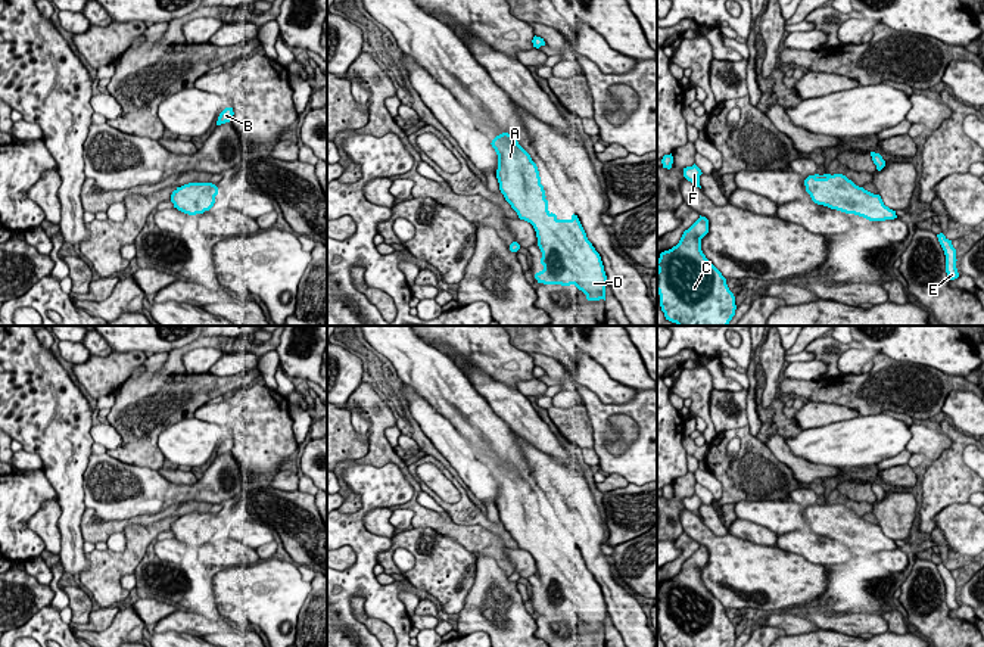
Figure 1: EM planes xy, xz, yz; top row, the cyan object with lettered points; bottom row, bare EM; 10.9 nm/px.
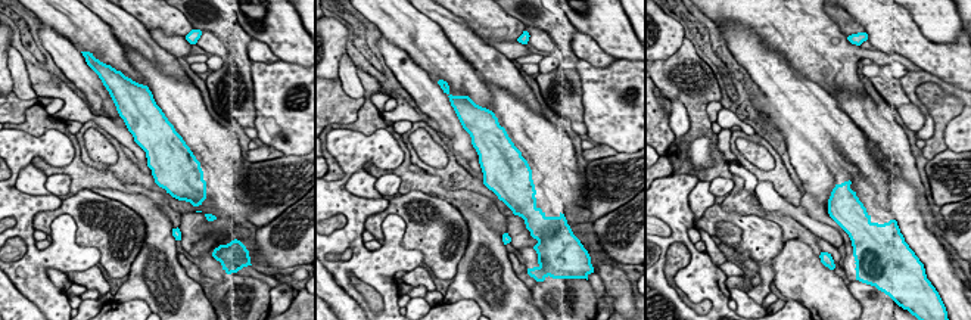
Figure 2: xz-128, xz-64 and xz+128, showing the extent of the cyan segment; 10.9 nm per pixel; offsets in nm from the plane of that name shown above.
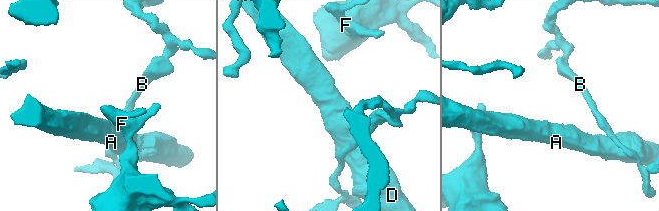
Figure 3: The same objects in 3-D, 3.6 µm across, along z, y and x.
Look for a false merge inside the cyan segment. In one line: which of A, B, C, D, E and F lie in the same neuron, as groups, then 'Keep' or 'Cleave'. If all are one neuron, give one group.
Groups: A B C D E F. Keep

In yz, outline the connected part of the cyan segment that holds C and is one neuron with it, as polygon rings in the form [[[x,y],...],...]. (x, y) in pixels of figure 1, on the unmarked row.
[[[701,547],[679,573],[657,590],[657,622],[664,647],[734,647],[735,626],[722,603],[706,588],[701,569],[709,550]]]

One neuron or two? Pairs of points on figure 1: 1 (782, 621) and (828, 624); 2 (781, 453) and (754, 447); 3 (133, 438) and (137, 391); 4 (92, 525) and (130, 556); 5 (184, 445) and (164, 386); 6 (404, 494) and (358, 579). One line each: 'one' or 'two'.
1: two
2: two
3: one
4: two
5: two
6: one

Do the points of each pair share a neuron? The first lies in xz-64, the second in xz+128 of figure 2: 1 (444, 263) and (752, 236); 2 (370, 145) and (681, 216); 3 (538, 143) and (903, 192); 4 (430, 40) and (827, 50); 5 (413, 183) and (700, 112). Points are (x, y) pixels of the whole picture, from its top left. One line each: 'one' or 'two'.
1: one
2: one
3: one
4: two
5: one

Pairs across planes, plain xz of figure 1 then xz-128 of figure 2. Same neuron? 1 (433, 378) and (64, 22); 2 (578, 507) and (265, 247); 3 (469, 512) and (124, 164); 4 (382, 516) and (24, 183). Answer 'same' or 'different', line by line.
1: same
2: different
3: same
4: same

